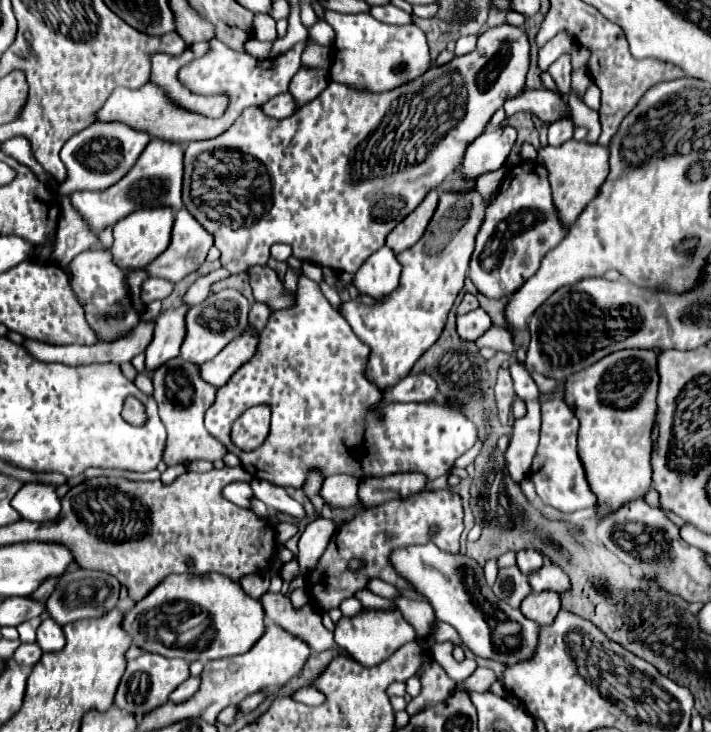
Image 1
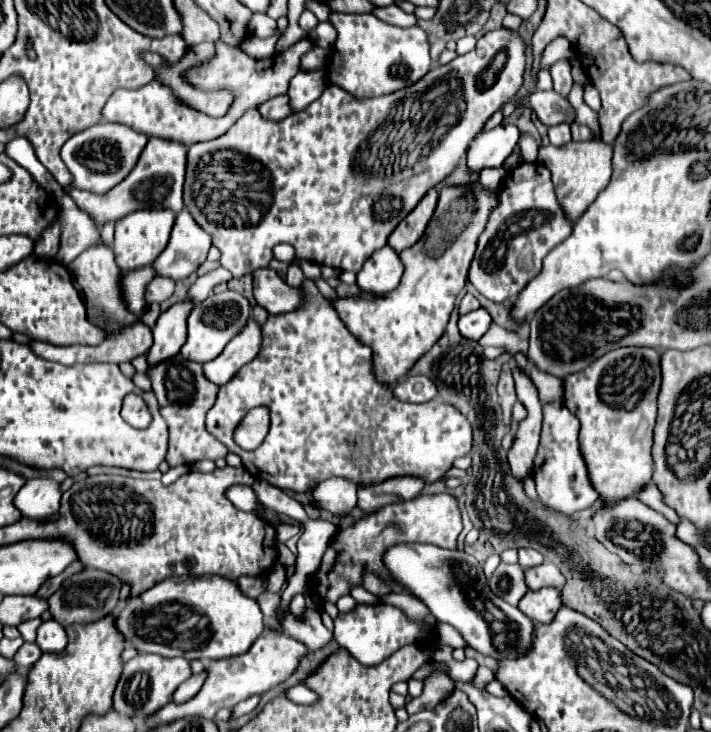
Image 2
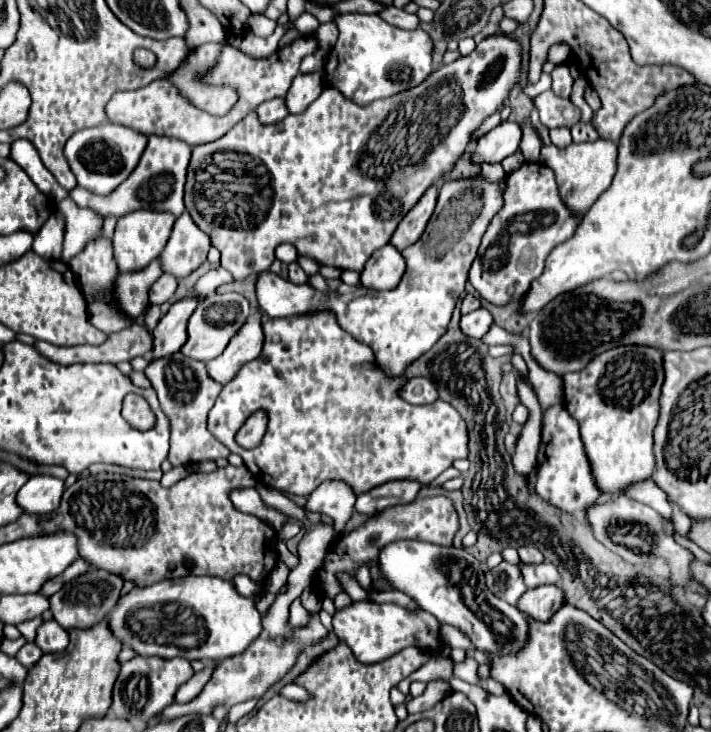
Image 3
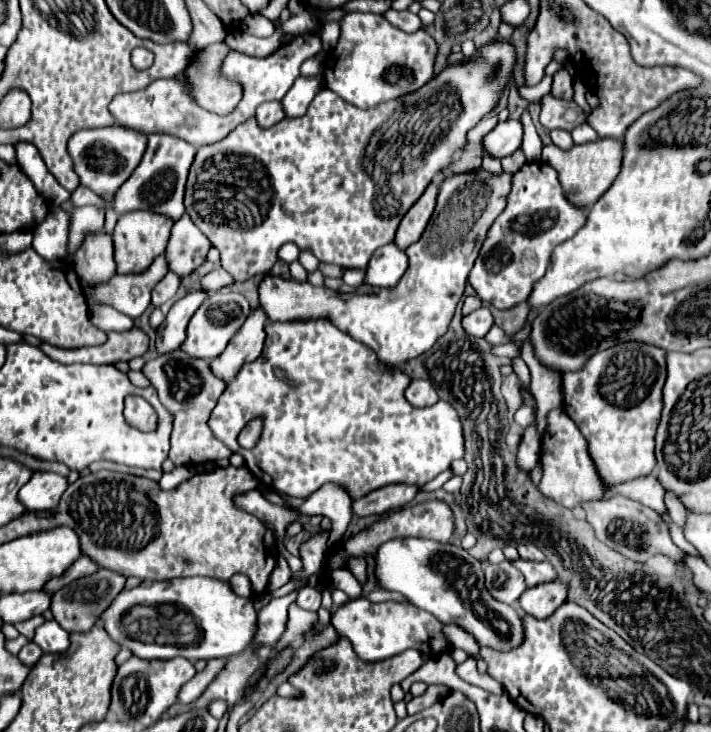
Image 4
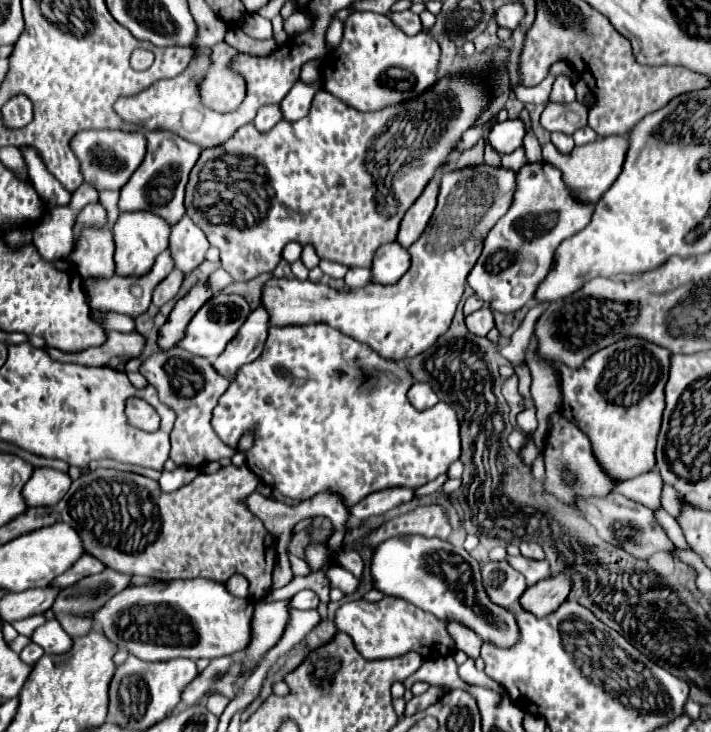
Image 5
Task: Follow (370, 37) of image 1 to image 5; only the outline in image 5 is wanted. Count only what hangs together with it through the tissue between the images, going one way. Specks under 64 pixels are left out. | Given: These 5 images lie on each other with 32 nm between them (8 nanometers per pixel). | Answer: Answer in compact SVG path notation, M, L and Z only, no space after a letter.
M354 12L346 20L340 46L326 58L322 88L360 112L372 112L388 104L402 104L420 96L424 88L432 88L438 80L438 60L440 46L428 32L408 36L388 16Z

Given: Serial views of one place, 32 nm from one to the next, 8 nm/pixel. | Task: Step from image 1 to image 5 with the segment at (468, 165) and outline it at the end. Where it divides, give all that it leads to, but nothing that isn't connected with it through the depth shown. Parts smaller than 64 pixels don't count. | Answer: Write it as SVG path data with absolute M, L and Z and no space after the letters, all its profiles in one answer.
M516 118L494 124L494 128L488 134L488 140L498 150L498 154L510 154L522 146L524 134L526 134L526 124L520 118Z

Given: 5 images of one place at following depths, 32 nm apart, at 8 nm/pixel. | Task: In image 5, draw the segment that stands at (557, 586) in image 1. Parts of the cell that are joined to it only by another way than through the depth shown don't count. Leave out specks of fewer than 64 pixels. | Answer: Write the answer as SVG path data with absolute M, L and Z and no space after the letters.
M508 556L506 560L508 560L508 564L512 564L512 568L516 568L520 574L524 574L528 586L532 586L532 584L536 584L536 582L552 576L550 566L548 566L546 560L528 560L524 556L518 556L518 558Z

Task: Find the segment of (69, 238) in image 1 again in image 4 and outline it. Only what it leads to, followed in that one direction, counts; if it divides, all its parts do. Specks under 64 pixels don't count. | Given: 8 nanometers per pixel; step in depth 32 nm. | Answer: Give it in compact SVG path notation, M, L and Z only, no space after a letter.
M70 202L62 204L64 210L72 214L72 224L70 224L70 240L68 240L68 254L76 252L86 236L86 232L102 232L104 226L104 210L96 206L84 206L84 208L74 208Z

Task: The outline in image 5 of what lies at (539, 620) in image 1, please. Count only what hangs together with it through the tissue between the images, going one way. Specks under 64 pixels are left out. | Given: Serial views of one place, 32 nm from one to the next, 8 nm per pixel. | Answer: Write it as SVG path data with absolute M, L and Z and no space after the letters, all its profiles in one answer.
M554 574L550 580L540 580L540 584L534 584L526 588L526 592L520 598L520 606L534 616L548 616L548 612L554 612L570 594L572 580L564 574Z

